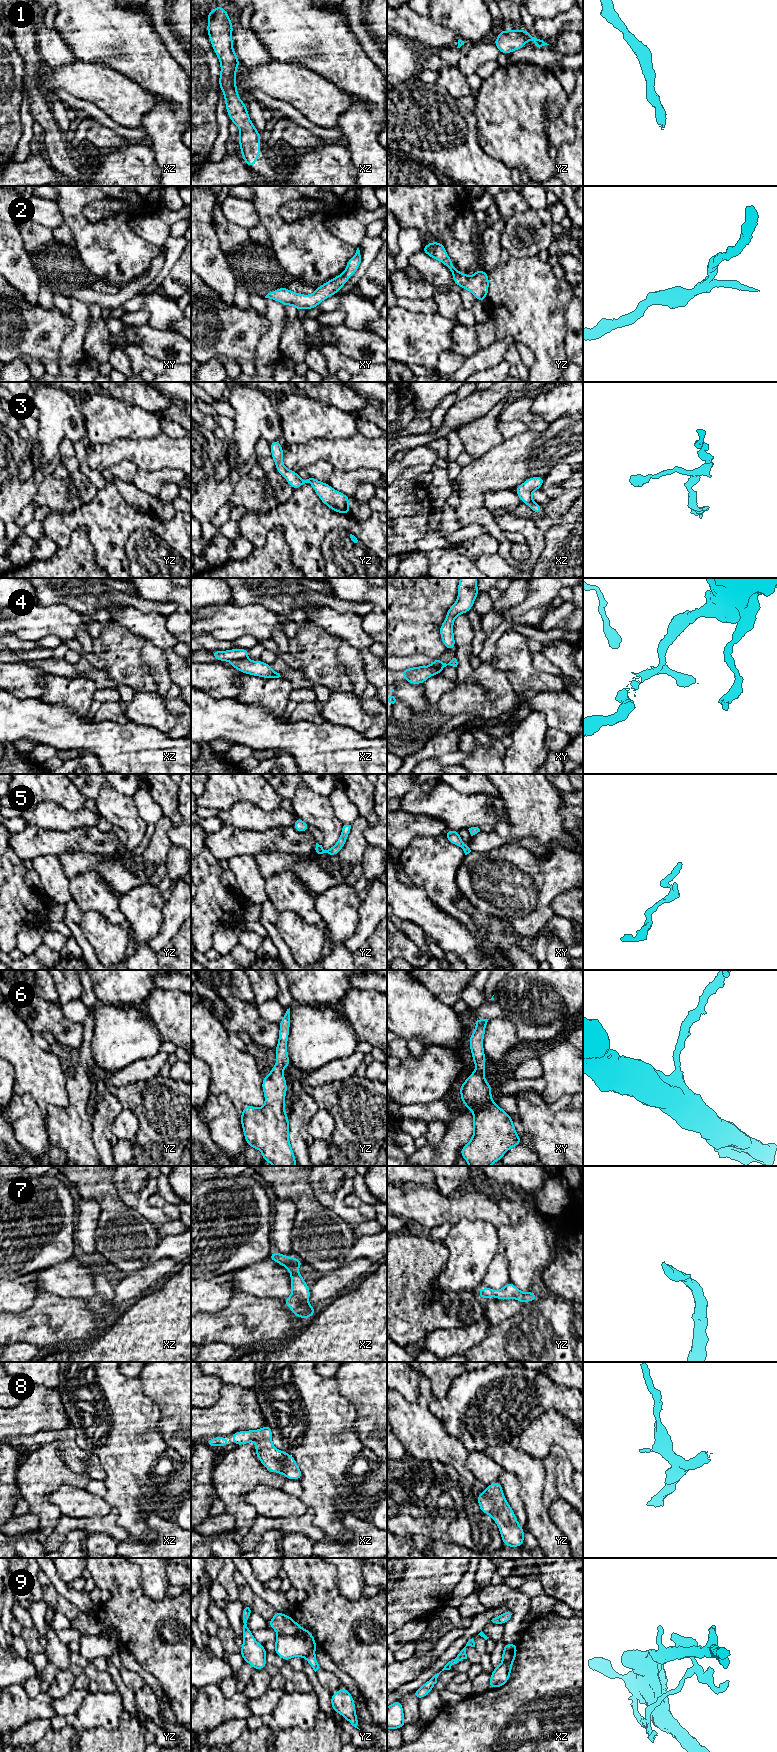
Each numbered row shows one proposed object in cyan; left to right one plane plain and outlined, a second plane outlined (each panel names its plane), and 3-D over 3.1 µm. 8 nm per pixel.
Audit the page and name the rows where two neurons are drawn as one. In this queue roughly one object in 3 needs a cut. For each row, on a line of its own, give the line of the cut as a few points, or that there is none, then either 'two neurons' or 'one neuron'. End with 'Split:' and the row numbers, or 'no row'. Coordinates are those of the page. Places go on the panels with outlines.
1: no cut; one neuron
2: no cut; one neuron
3: no cut; one neuron
4: cut in xz along (247, 657), (232, 660); two neurons
5: no cut; one neuron
6: no cut; one neuron
7: no cut; one neuron
8: no cut; one neuron
9: cut in yz along (278, 1633), (299, 1636), (311, 1641), (316, 1646); two neurons
Split: 4, 9

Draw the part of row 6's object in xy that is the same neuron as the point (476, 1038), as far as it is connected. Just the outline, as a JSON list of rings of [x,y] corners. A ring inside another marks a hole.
[[[477,1020],[469,1037],[476,1069],[459,1088],[461,1101],[473,1112],[473,1136],[460,1151],[469,1166],[490,1166],[500,1161],[510,1148],[522,1143],[512,1117],[492,1101],[492,1084],[484,1078],[483,1039],[488,1020]]]

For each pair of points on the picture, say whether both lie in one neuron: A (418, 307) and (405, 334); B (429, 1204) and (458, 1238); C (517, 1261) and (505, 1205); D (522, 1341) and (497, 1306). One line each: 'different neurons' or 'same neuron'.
A: different neurons
B: different neurons
C: same neuron
D: different neurons

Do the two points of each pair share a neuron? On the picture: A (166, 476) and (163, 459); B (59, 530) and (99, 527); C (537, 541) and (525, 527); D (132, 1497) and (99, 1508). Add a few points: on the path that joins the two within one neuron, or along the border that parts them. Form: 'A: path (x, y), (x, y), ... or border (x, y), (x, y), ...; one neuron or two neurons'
A: border (180, 469), (142, 470); two neurons
B: path (69, 522), (89, 522); one neuron
C: path (534, 538), (528, 530); one neuron
D: border (102, 1497), (111, 1506); two neurons

